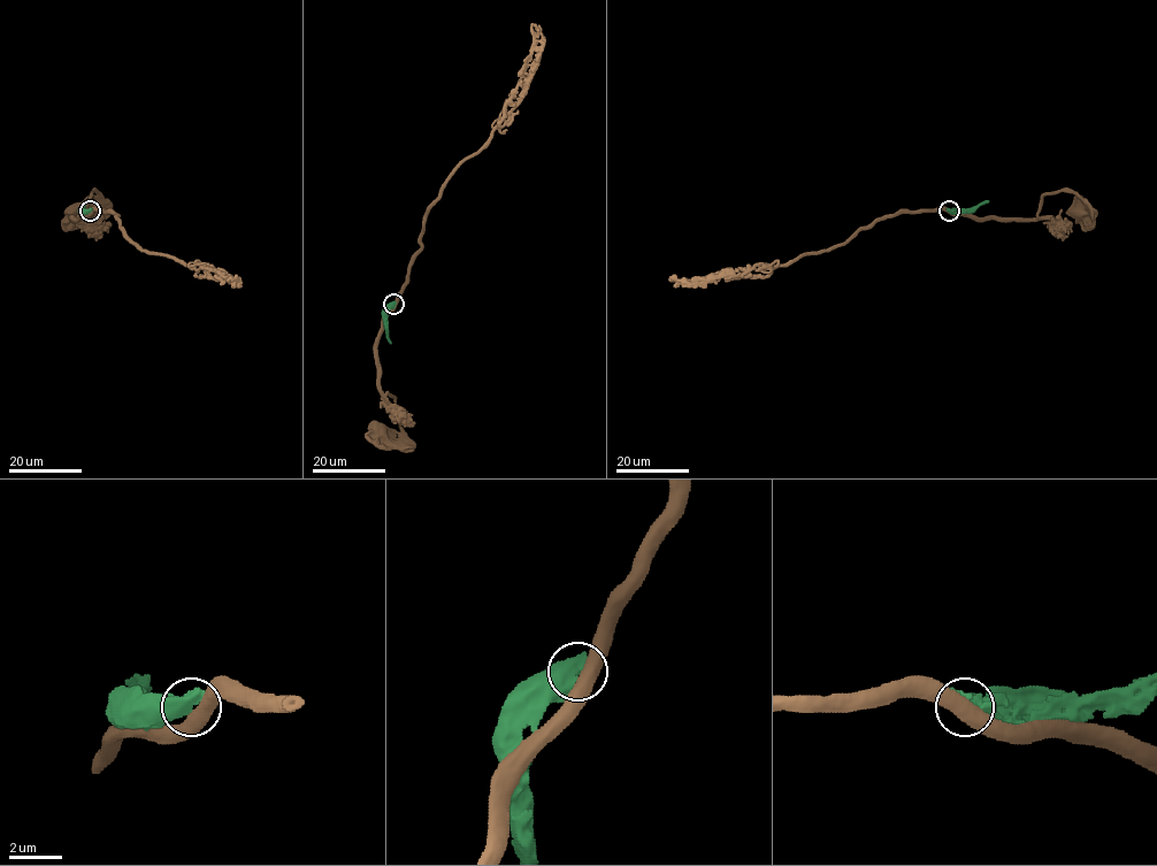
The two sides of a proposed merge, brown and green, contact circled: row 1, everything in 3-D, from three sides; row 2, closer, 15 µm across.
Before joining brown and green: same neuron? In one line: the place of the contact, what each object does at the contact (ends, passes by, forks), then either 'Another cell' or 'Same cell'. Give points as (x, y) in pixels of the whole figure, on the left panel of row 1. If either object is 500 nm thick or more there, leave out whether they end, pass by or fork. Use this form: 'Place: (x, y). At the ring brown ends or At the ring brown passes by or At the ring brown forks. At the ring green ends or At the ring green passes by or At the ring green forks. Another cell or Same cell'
Place: (90, 211). Another cell

